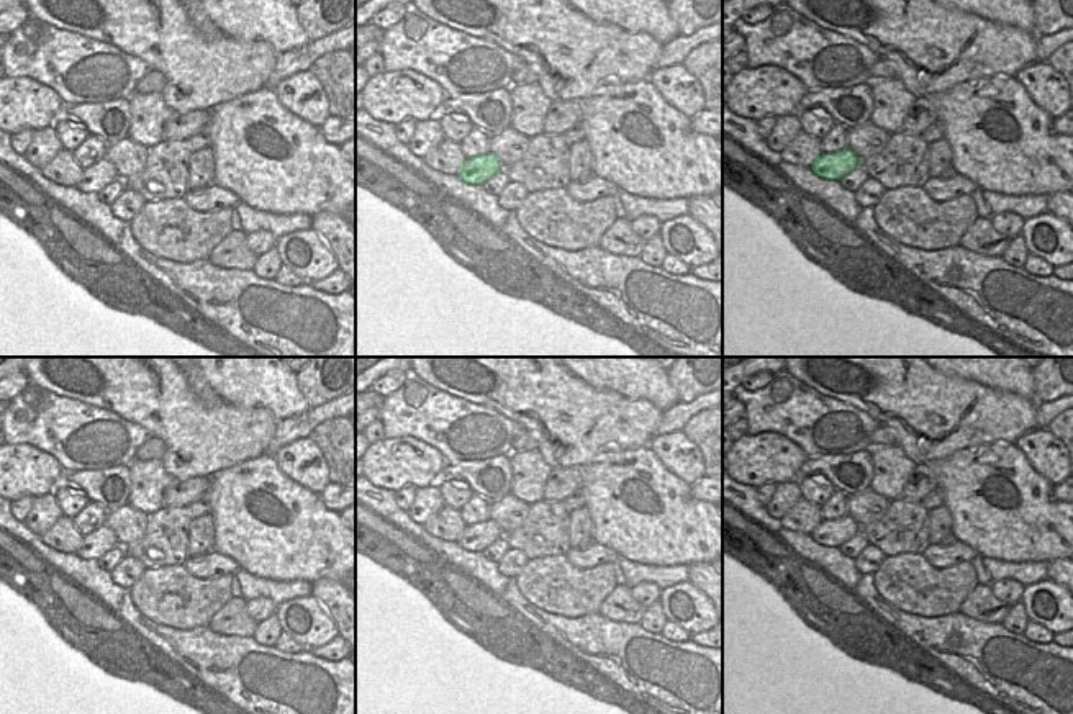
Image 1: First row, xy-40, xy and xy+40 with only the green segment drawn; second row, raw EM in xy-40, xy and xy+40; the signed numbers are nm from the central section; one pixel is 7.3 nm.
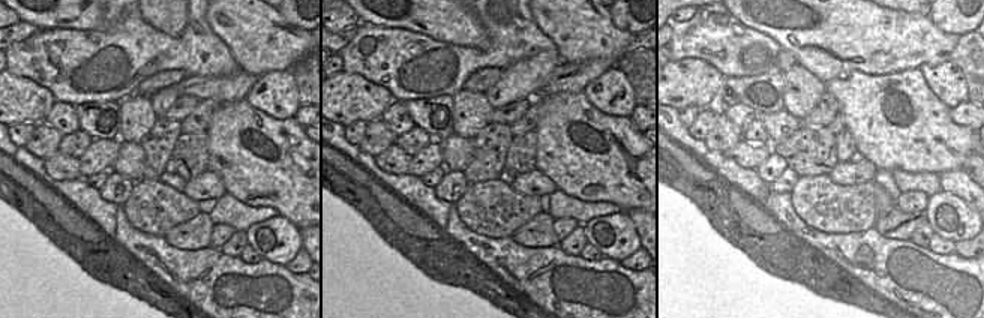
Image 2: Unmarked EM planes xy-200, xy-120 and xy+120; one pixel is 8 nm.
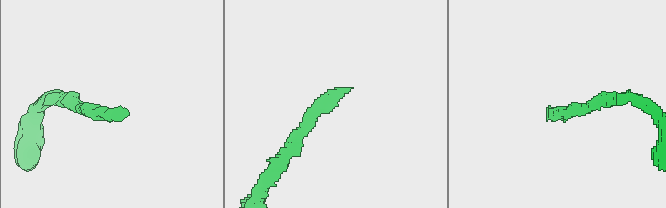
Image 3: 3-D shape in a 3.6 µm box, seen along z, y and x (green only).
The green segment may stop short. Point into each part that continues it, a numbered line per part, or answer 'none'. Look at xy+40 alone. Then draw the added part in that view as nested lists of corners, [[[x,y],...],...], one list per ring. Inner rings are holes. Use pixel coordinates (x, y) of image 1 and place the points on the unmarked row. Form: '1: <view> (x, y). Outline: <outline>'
none.

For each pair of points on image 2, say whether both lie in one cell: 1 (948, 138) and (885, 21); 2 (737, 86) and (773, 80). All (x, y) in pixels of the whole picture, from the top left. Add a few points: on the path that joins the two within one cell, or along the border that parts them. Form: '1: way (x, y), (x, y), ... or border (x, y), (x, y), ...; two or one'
1: border (918, 68), (876, 75); two
2: way (746, 86), (755, 80), (764, 80); one

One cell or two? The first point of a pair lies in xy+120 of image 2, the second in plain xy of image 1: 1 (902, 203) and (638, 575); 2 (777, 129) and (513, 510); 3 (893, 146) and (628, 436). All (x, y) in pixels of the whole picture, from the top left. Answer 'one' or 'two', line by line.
1: two
2: one
3: two

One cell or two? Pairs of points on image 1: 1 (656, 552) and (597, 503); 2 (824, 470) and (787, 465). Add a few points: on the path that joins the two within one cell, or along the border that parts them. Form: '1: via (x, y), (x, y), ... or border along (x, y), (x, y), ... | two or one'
1: via (641, 537), (611, 508) | one
2: border along (808, 457), (795, 480) | two

